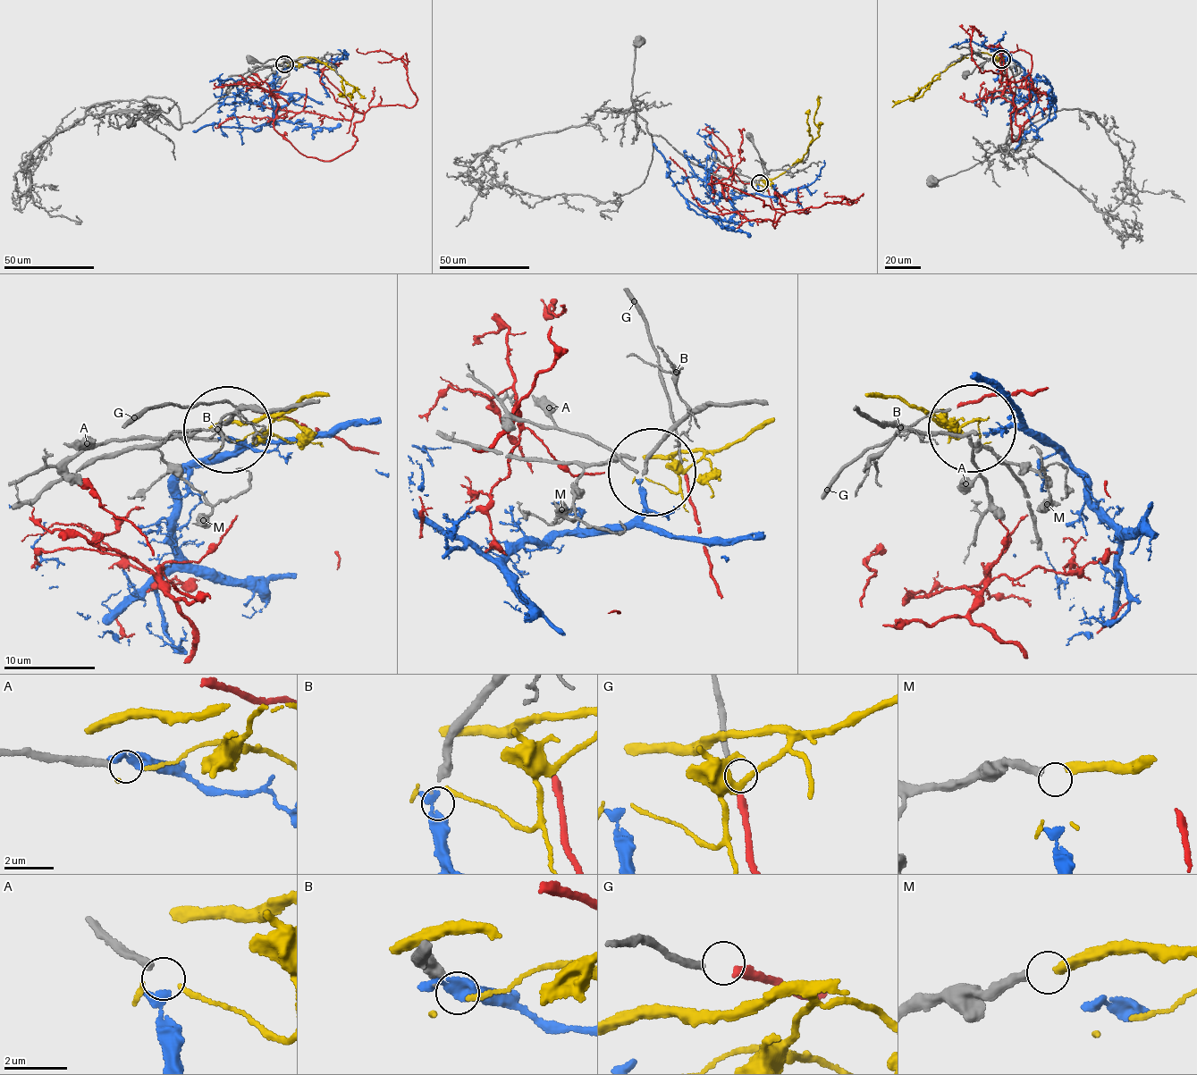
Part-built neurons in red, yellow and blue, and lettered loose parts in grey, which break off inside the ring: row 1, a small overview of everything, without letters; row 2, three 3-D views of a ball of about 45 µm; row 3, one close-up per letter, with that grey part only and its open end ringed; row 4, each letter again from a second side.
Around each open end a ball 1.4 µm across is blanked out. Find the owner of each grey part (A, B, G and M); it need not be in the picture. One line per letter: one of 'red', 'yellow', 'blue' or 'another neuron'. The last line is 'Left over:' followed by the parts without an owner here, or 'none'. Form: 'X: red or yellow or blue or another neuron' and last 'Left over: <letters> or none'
A: another neuron
B: blue
G: red
M: yellow
Left over: A

